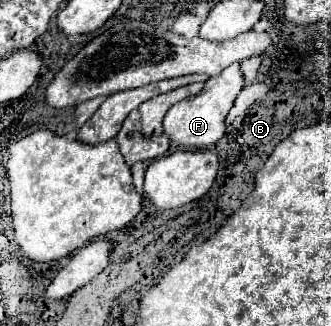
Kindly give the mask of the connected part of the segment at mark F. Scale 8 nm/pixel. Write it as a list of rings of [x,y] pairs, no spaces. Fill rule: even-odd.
[[[239,63],[229,65],[227,69],[223,69],[221,75],[209,79],[199,95],[183,99],[167,111],[163,119],[163,129],[165,129],[163,133],[171,139],[173,145],[179,145],[185,149],[213,147],[225,133],[225,117],[233,107],[233,101],[237,99],[241,89],[243,89],[243,77],[239,71]]]

